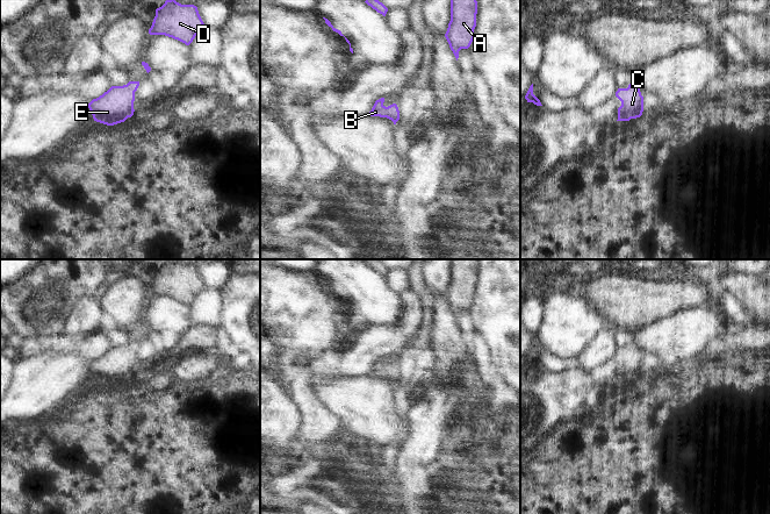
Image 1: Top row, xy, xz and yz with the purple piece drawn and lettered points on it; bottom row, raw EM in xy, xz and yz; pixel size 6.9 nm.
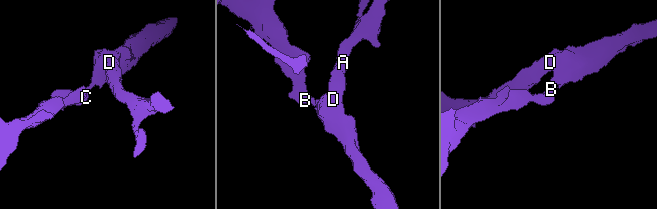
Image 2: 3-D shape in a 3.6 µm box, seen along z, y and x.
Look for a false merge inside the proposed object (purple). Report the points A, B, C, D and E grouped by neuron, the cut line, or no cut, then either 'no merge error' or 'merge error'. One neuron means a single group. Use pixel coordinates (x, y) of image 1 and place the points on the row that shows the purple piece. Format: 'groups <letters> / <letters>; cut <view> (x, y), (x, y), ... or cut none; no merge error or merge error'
groups A B C D E; cut none; no merge error

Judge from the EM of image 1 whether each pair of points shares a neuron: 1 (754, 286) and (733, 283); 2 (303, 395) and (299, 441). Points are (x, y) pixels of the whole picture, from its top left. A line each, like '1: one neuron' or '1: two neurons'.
1: one neuron
2: one neuron

